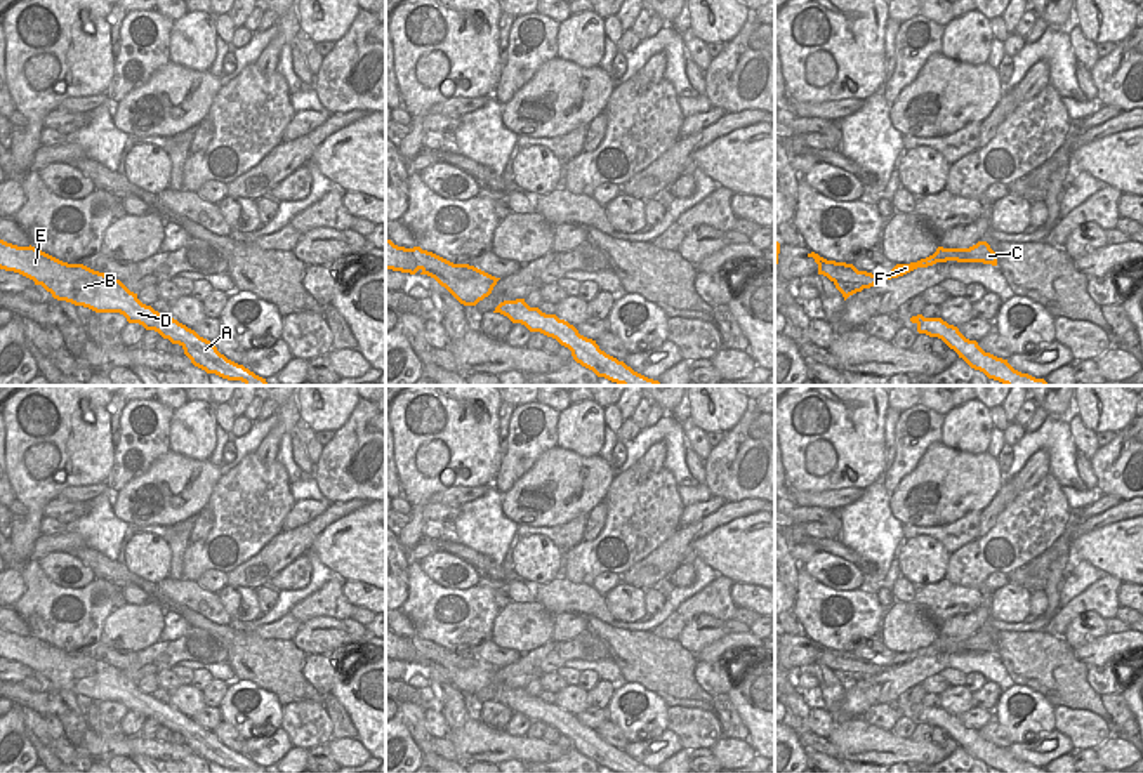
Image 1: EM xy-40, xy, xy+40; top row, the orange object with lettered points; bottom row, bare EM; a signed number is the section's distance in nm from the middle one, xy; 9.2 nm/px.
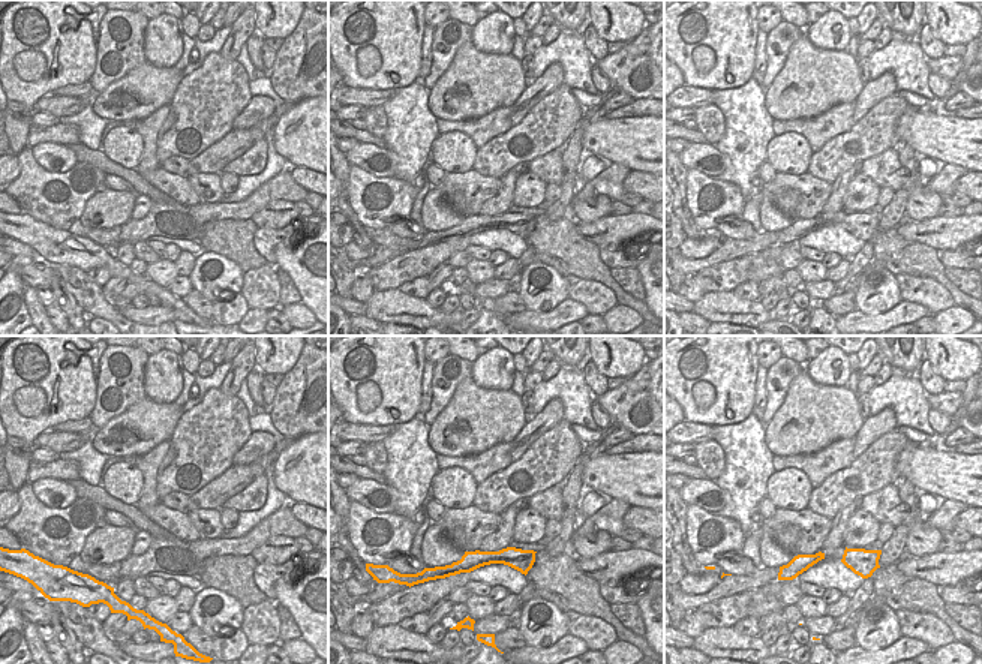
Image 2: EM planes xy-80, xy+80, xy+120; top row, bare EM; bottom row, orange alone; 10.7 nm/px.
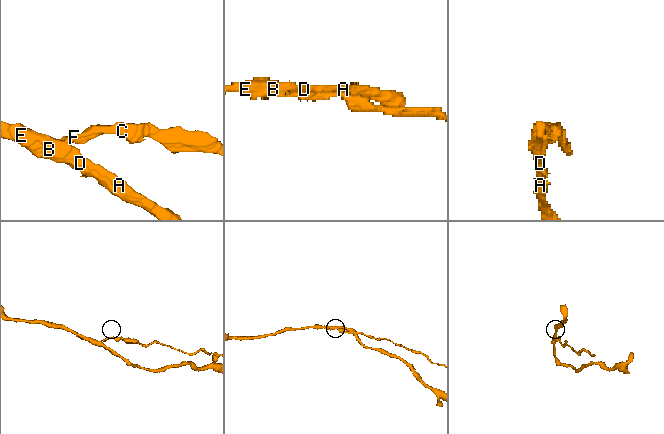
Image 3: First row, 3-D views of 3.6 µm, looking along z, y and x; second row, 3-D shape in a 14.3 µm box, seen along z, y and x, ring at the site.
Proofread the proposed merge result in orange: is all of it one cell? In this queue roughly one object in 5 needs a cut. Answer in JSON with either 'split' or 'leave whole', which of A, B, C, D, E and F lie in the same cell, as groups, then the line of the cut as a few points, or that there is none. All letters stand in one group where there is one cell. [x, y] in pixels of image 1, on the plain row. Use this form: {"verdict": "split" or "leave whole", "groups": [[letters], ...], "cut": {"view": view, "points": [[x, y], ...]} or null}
{"verdict": "split", "groups": [["A", "B", "D", "E"], ["C", "F"]], "cut": {"view": "xy+40", "points": [[834, 669], [872, 674]]}}

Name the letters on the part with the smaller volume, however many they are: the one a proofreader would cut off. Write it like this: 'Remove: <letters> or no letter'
Remove: C, F

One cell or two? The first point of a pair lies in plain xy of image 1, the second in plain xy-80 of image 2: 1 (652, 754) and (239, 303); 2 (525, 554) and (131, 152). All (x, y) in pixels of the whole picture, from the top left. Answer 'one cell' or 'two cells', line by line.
1: one cell
2: one cell

